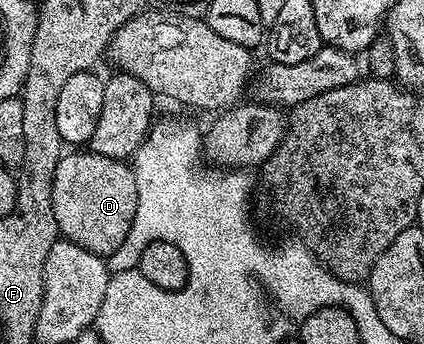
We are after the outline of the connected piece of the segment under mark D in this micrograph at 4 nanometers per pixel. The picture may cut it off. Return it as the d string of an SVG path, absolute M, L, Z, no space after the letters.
M77 149L74 155L62 154L55 169L53 208L57 230L75 245L102 257L110 257L133 231L137 190L135 173L128 162L103 157L88 149Z

